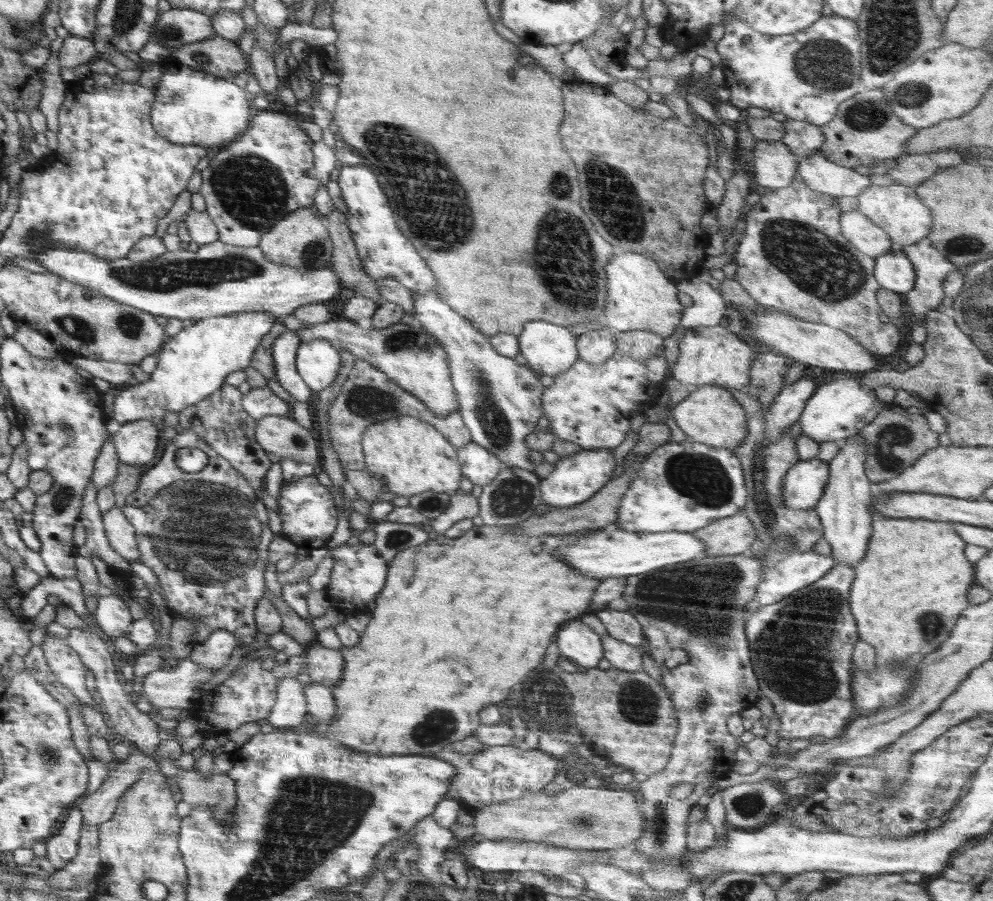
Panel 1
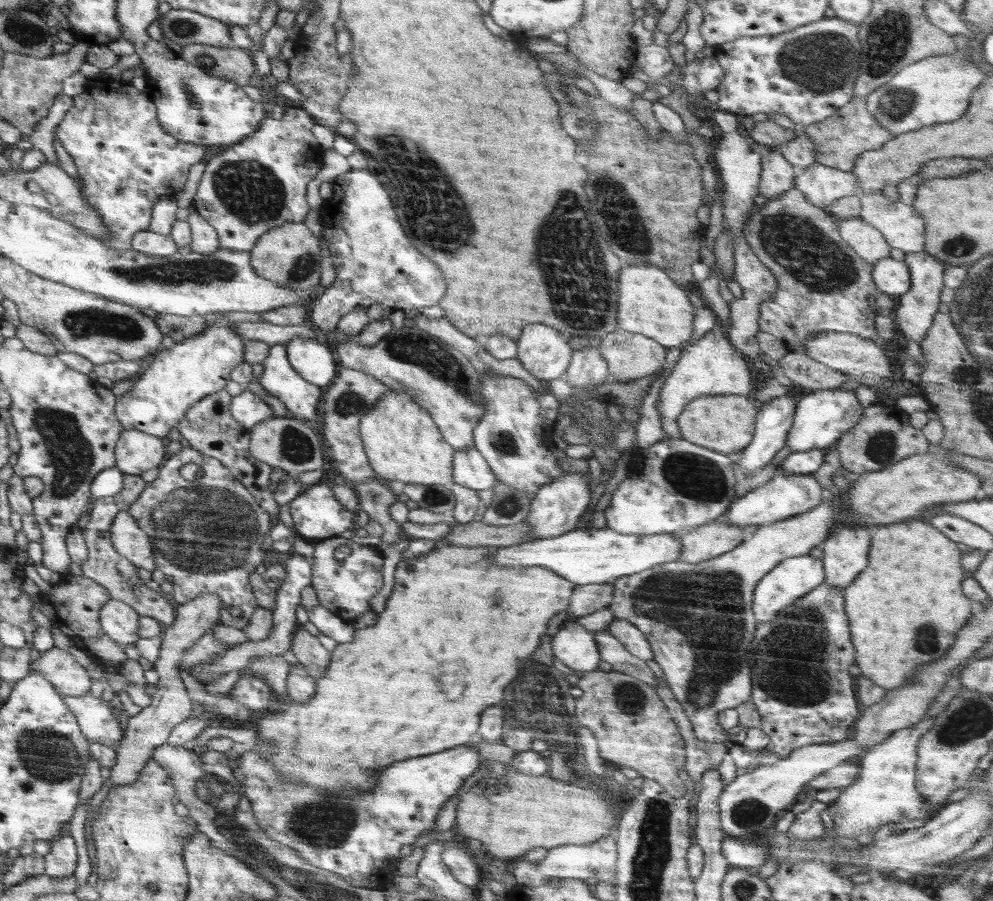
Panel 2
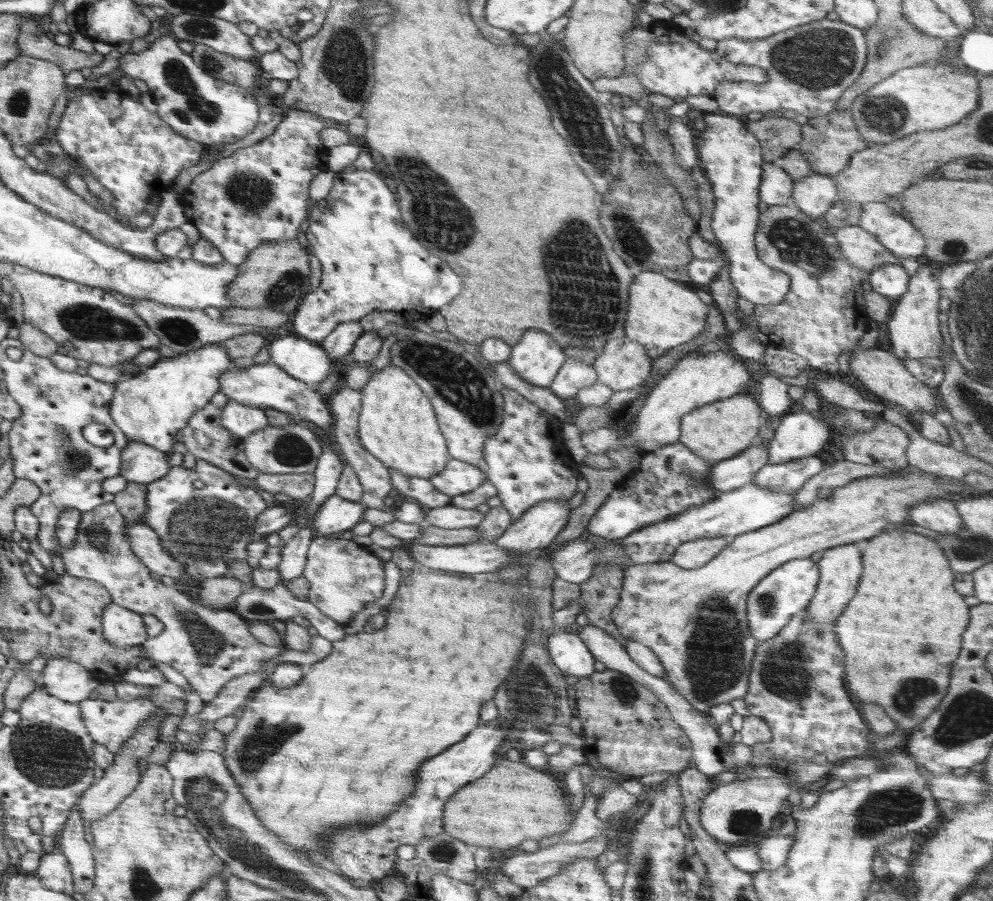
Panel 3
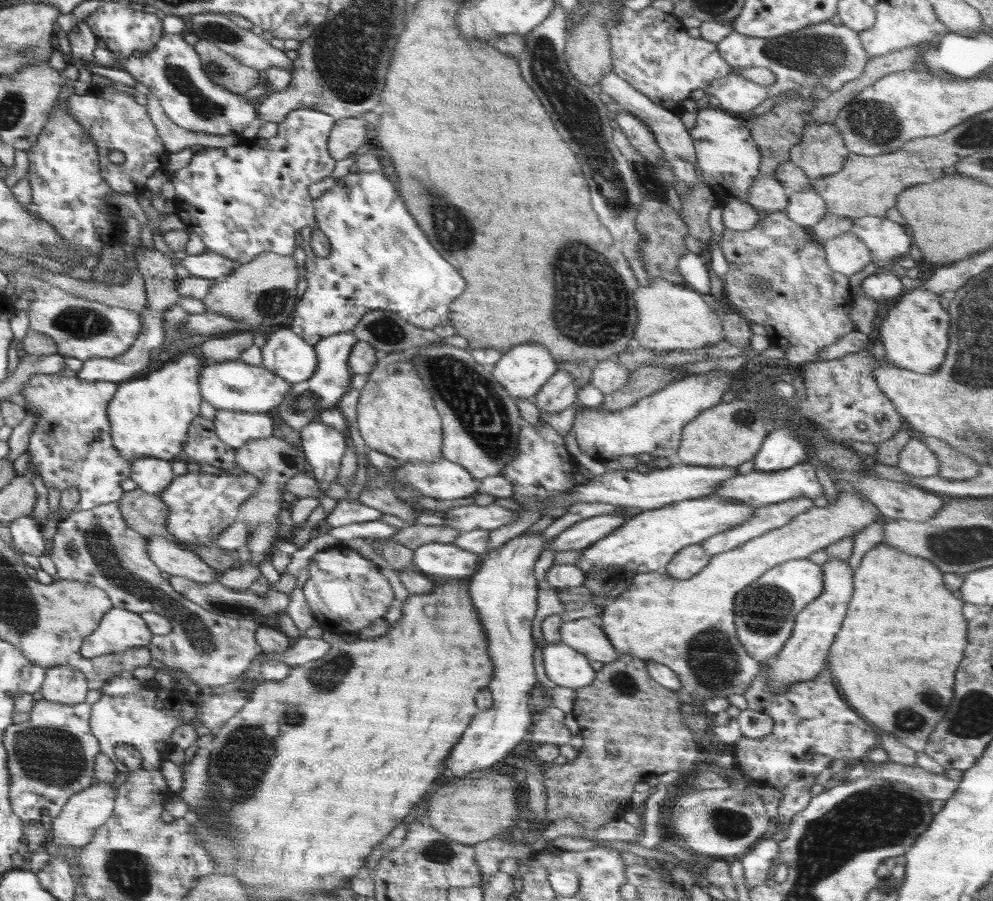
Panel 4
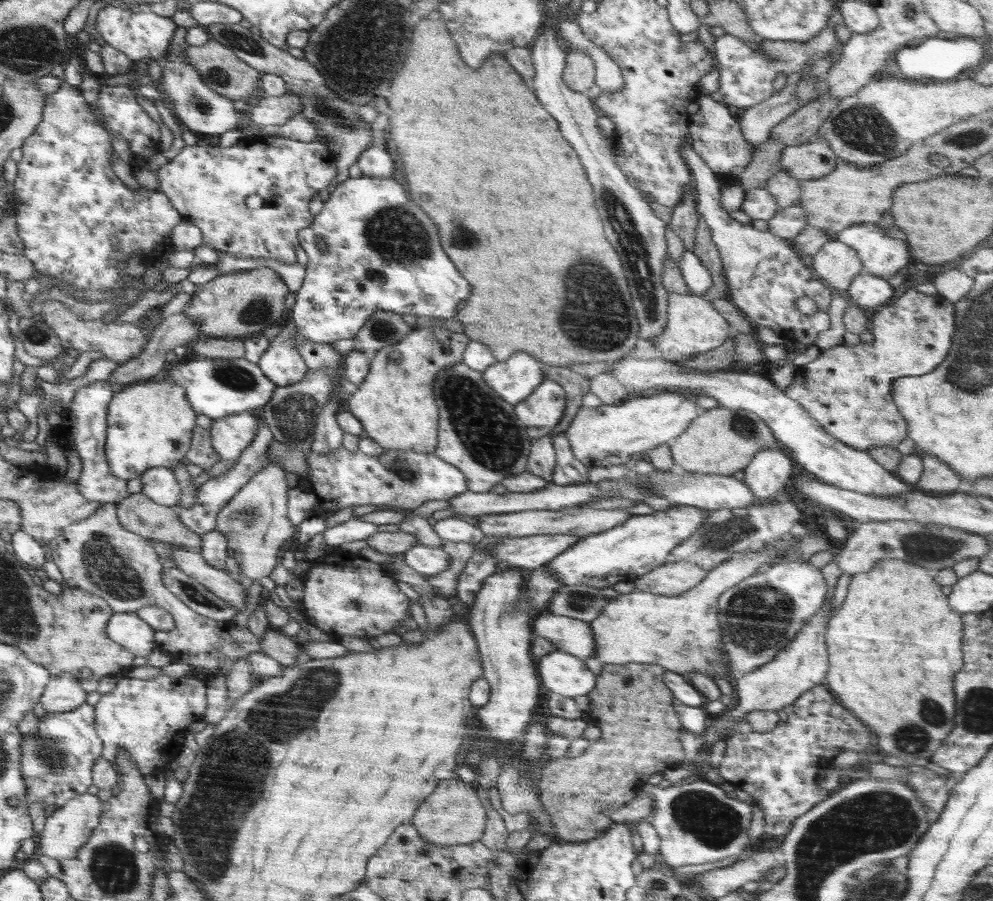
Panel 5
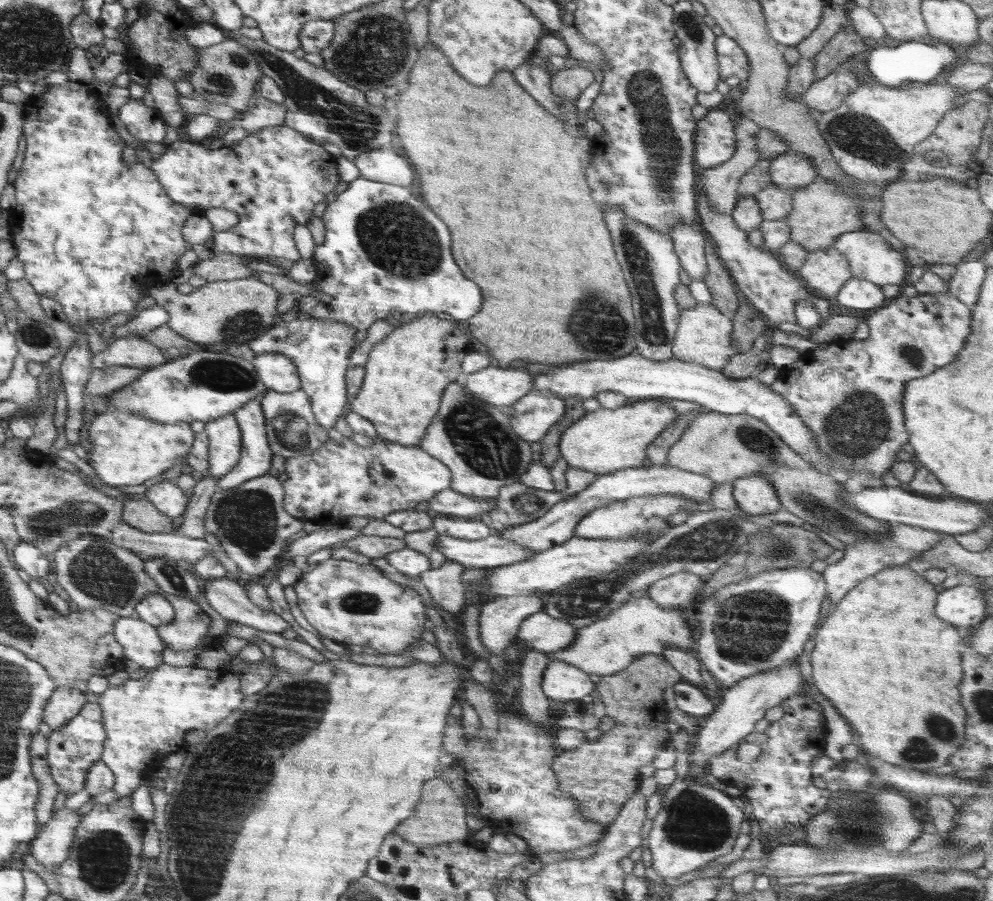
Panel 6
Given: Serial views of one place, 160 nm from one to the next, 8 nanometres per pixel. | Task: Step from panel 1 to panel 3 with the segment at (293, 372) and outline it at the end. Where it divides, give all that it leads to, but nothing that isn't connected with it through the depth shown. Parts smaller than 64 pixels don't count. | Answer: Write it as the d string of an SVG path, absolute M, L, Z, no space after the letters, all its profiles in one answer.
M273 362L255 364L248 369L236 369L231 366L230 369L226 370L226 373L220 375L218 381L218 392L223 393L228 397L228 400L234 400L238 404L252 406L252 408L283 411L290 417L314 422L323 429L327 429L330 424L333 424L333 415L329 406L326 405L326 400L320 398L320 394L316 394L312 387L308 386L309 384L292 378Z

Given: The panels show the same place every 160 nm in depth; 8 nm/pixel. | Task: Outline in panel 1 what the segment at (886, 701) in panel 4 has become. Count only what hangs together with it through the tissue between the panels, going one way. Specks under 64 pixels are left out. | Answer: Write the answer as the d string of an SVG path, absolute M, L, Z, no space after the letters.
M875 517L872 528L866 554L854 567L850 612L854 615L859 638L874 647L880 666L896 662L903 665L912 654L934 652L950 636L962 612L969 608L967 592L975 584L975 567L964 556L966 543L949 521Z

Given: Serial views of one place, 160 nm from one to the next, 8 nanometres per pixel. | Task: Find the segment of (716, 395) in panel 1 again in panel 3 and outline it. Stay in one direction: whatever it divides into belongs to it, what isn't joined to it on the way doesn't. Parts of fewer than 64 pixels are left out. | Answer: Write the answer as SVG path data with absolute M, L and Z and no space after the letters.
M743 392L731 398L696 408L682 416L679 441L697 454L698 458L716 464L738 456L756 442L759 428L765 419L766 416L754 397Z

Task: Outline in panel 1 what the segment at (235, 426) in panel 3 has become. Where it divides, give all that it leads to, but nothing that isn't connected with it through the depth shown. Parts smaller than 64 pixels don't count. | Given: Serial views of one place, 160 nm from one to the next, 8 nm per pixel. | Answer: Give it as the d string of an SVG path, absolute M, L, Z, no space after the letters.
M254 388L242 398L242 408L254 420L266 415L288 415L288 404L268 388Z

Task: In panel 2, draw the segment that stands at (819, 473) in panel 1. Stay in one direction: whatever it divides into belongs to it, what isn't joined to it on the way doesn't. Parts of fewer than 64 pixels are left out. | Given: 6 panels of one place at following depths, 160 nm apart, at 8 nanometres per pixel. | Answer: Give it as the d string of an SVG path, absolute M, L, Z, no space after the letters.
M790 474L790 476L774 476L769 481L752 489L746 495L732 501L729 510L719 519L723 523L740 527L775 523L802 512L808 512L822 504L825 492L819 480L810 474Z

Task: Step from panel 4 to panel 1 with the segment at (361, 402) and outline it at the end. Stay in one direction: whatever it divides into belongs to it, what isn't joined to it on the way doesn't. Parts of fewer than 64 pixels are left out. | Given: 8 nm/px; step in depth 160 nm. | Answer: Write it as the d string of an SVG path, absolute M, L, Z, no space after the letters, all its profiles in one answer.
M413 416L389 418L372 424L362 437L366 472L379 476L386 491L397 496L414 496L428 490L453 493L463 477L457 449L431 424Z

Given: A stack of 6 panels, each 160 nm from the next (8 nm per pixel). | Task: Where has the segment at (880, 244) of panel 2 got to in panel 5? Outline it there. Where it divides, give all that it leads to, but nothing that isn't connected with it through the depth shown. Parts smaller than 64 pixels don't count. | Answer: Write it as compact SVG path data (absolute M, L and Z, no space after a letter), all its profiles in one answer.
M837 238L827 242L809 259L813 271L837 292L845 292L851 282L864 272L857 252Z

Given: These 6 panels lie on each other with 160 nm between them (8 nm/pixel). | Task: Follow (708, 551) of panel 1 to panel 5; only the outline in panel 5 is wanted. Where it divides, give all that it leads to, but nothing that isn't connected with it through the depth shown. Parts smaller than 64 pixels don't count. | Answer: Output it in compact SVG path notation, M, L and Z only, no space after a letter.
M688 561L663 563L662 566L639 576L634 583L636 589L674 596L696 586L706 573L701 566Z

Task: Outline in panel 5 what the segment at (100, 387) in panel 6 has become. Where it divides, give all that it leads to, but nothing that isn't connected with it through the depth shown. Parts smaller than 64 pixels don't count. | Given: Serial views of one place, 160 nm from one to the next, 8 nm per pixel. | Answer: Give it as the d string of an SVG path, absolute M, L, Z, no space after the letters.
M184 313L164 317L159 326L151 334L145 351L140 352L132 360L124 362L120 367L114 369L114 373L112 373L108 382L114 385L116 389L119 389L132 383L141 383L142 381L159 378L166 366L169 365L165 360L168 352L176 347L186 346L191 341L202 338L202 332L196 328L196 322L197 320L186 316Z

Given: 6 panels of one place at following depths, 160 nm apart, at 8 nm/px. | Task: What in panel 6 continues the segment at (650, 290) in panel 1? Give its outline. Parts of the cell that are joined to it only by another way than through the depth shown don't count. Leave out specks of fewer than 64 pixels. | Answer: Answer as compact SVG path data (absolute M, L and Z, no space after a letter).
M698 303L694 308L681 310L672 353L674 359L695 363L713 370L722 370L732 356L744 354L732 345L731 334L734 332L731 317L722 314L711 303Z

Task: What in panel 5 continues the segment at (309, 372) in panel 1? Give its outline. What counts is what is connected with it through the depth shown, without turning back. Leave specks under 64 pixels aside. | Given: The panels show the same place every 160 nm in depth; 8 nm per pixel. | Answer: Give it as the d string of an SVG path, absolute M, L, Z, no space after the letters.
M292 322L282 329L257 363L264 376L277 387L299 383L309 372L291 338L297 332L296 325Z

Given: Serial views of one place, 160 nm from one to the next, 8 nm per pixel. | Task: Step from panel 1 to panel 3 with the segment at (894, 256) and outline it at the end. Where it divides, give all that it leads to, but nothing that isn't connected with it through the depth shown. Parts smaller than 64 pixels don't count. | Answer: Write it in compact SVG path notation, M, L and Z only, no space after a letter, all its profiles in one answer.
M887 264L875 268L869 273L868 279L870 290L893 298L902 296L909 283L908 273L901 264Z

